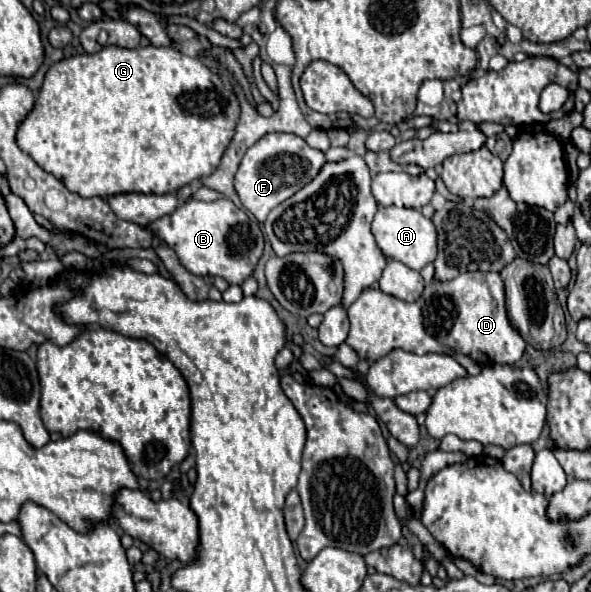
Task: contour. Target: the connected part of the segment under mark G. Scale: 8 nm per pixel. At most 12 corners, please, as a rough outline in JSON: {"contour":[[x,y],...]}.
{"contour":[[171,47],[53,63],[17,145],[71,193],[209,175],[235,93]]}

